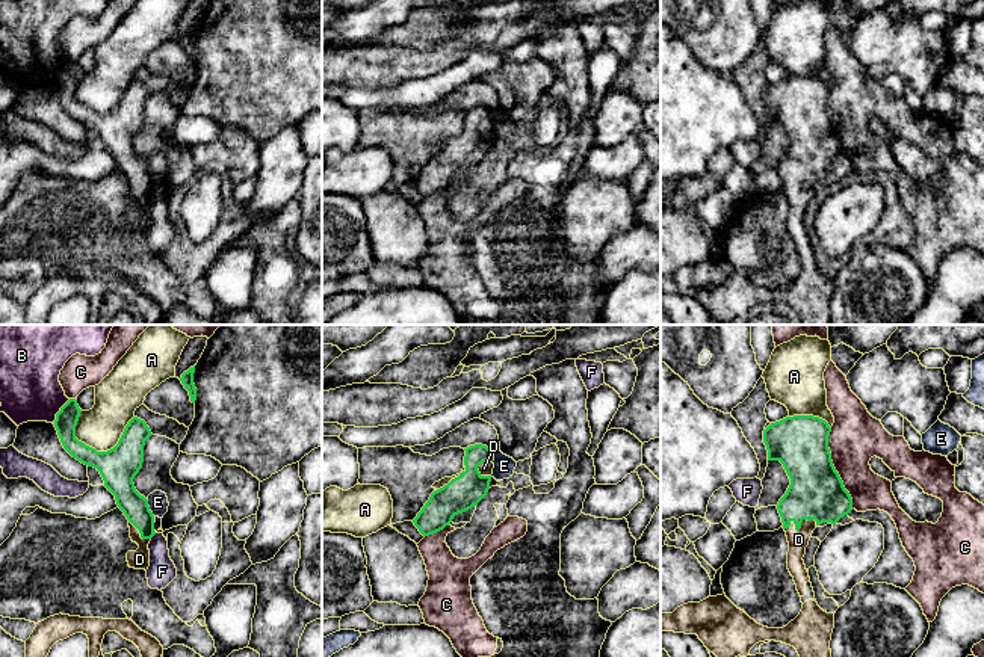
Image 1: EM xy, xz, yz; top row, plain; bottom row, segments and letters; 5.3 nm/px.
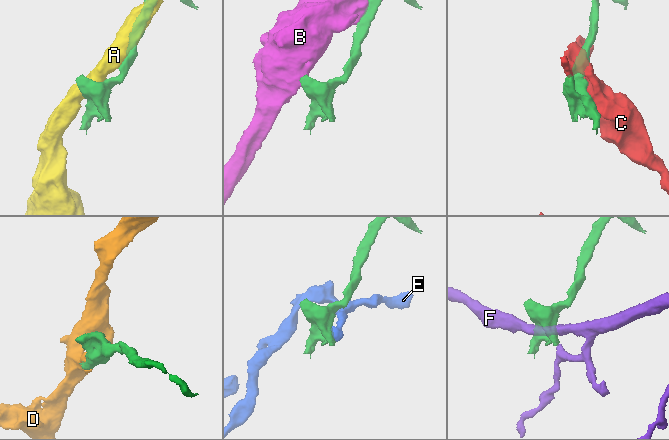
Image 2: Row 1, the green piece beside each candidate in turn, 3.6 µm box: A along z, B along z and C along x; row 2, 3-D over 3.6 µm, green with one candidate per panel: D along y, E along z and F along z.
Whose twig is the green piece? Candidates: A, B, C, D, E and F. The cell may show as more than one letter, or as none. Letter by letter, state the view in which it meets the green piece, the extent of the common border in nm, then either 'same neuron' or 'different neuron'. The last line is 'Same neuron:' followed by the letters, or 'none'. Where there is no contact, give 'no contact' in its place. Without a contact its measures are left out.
A: xy | 340 nm | different neuron
B: xy | 160 nm | different neuron
C: yz | 440 nm | different neuron
D: yz | 180 nm | same neuron
E: xy | 110 nm | different neuron
F: xy | 50 nm | different neuron
Same neuron: D

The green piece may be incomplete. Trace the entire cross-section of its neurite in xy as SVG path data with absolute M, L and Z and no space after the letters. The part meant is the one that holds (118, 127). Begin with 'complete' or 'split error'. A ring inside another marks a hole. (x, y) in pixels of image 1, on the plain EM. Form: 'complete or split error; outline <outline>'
split error; outline M70 60L56 76L54 89L60 104L73 119L100 133L104 148L115 157L118 169L128 181L132 202L139 207L136 213L127 214L128 228L147 233L148 205L157 195L156 178L148 162L136 153L133 140L142 130L144 107L153 95L144 82L133 79L113 110L97 113L76 100L80 74L77 62Z

